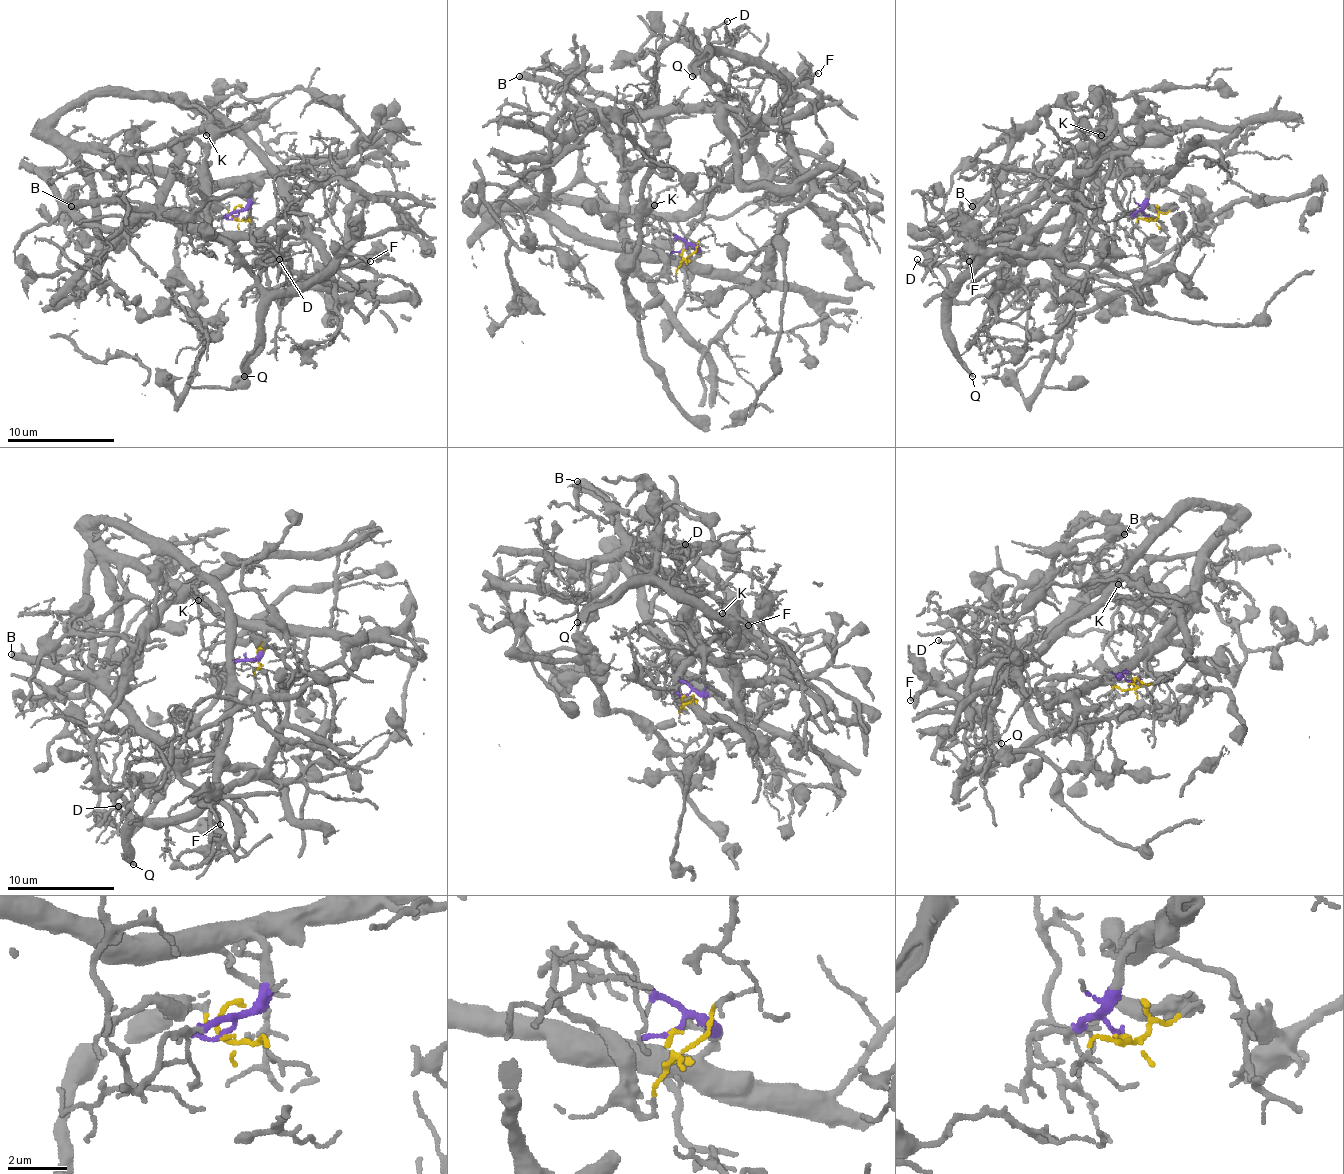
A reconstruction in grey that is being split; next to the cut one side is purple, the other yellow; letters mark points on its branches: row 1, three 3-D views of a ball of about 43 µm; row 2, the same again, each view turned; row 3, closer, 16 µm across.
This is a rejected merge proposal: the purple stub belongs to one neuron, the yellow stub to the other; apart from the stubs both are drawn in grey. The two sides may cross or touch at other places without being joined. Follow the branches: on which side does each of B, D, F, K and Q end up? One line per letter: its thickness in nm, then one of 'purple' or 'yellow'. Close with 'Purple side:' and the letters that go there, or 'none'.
B: 500 nm thick; yellow
D: 160 nm thick; yellow
F: 200 nm thick; purple
K: 120 nm thick; purple
Q: 340 nm thick; purple
Purple side: F, K, Q

